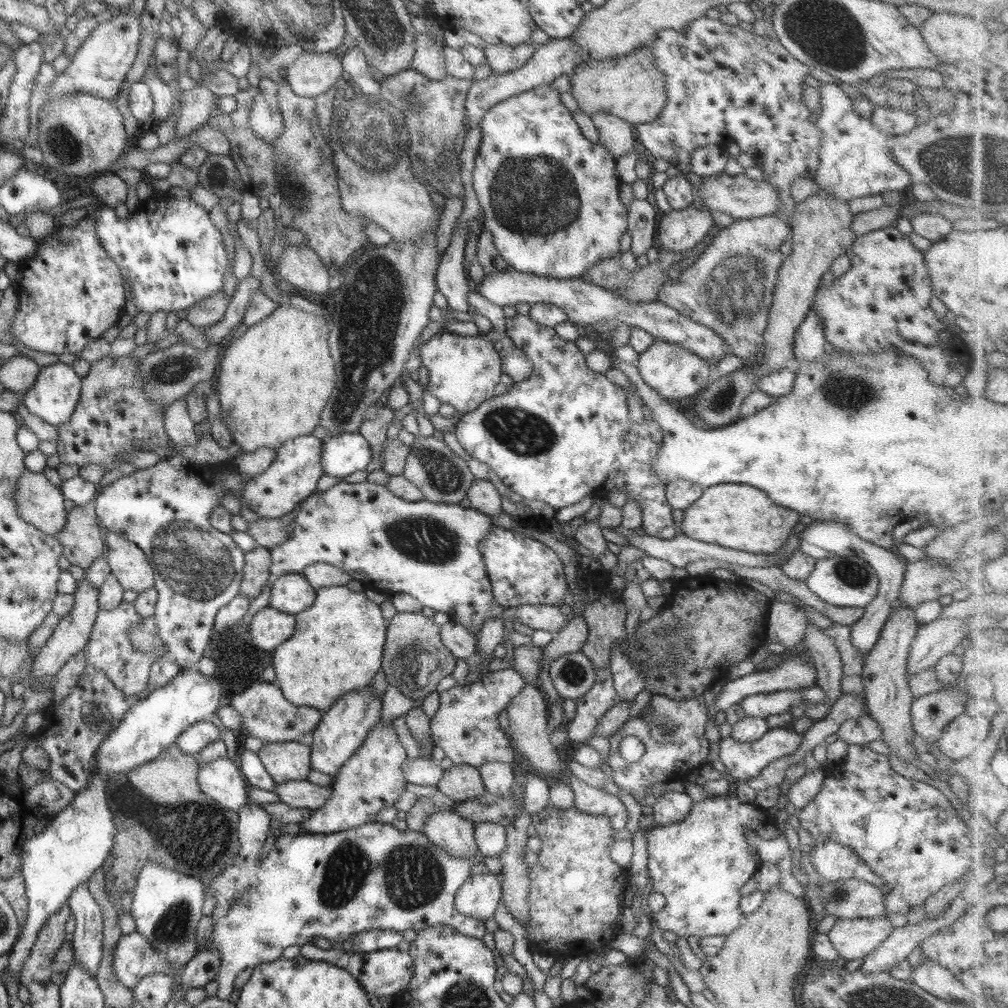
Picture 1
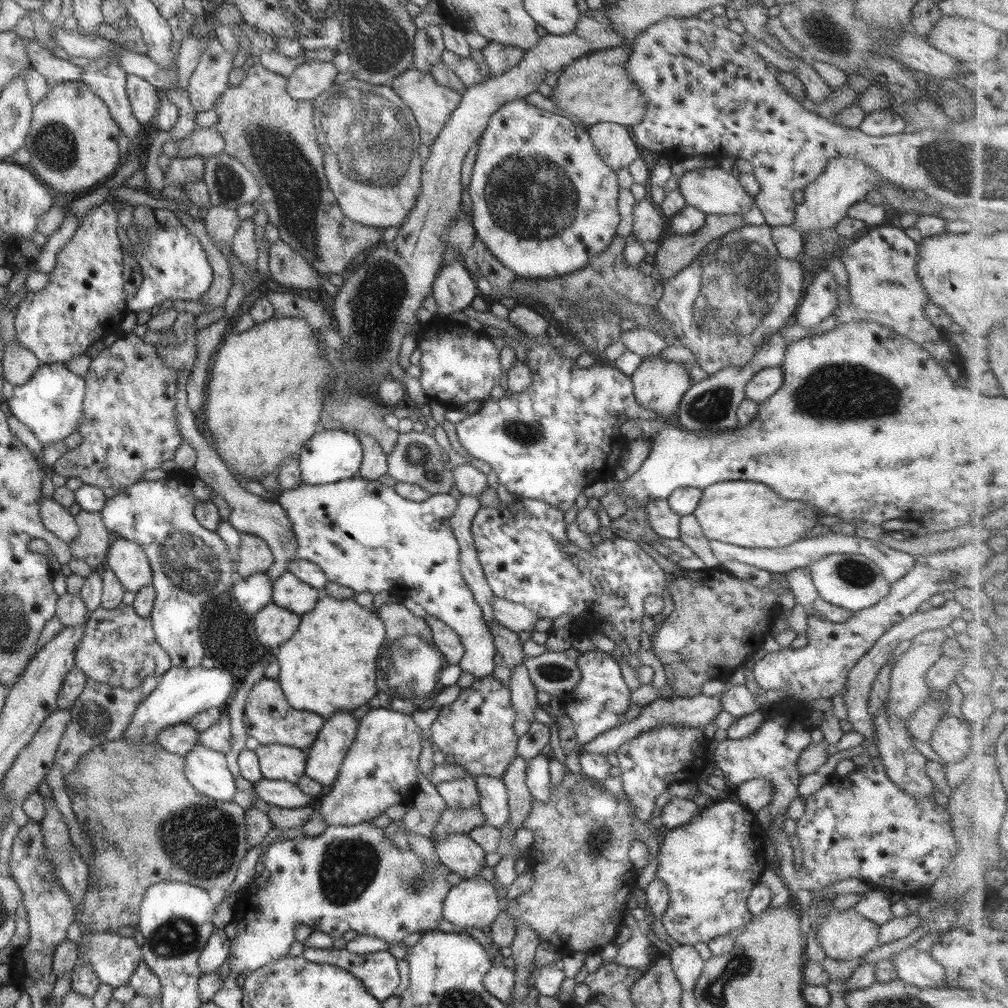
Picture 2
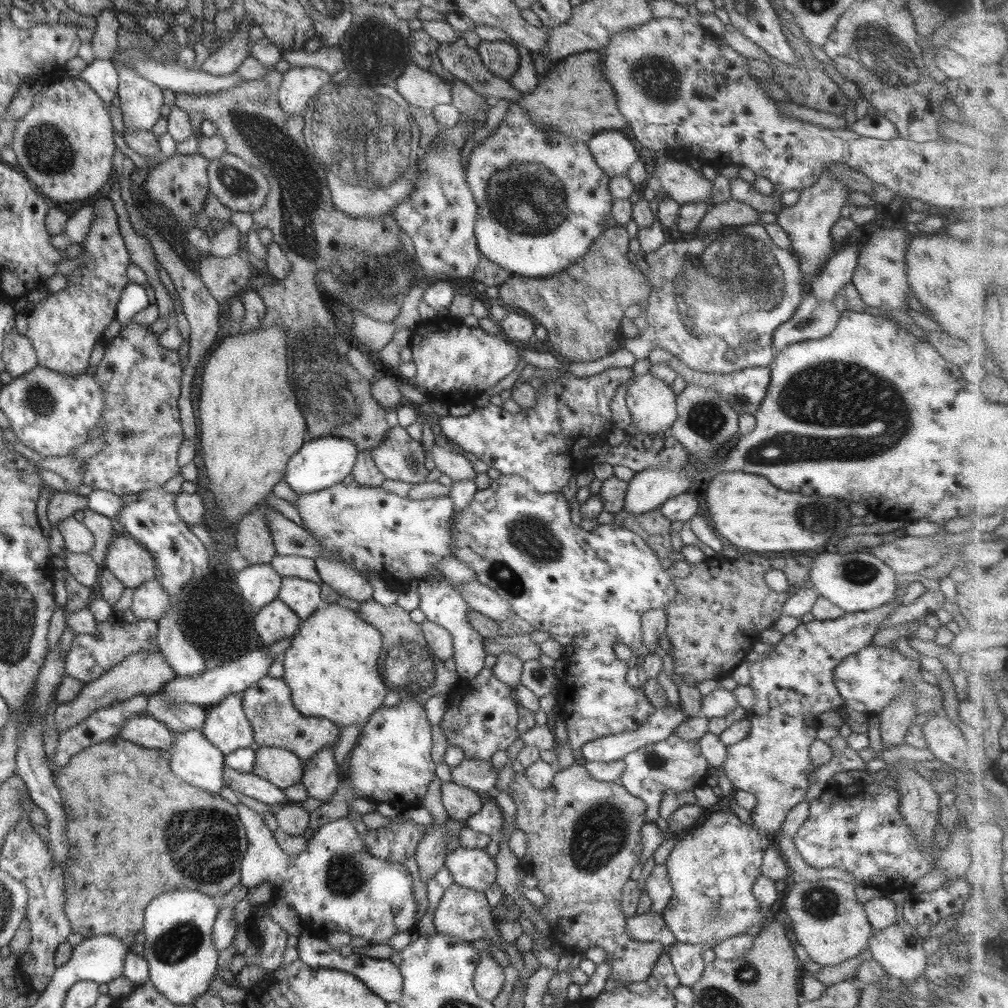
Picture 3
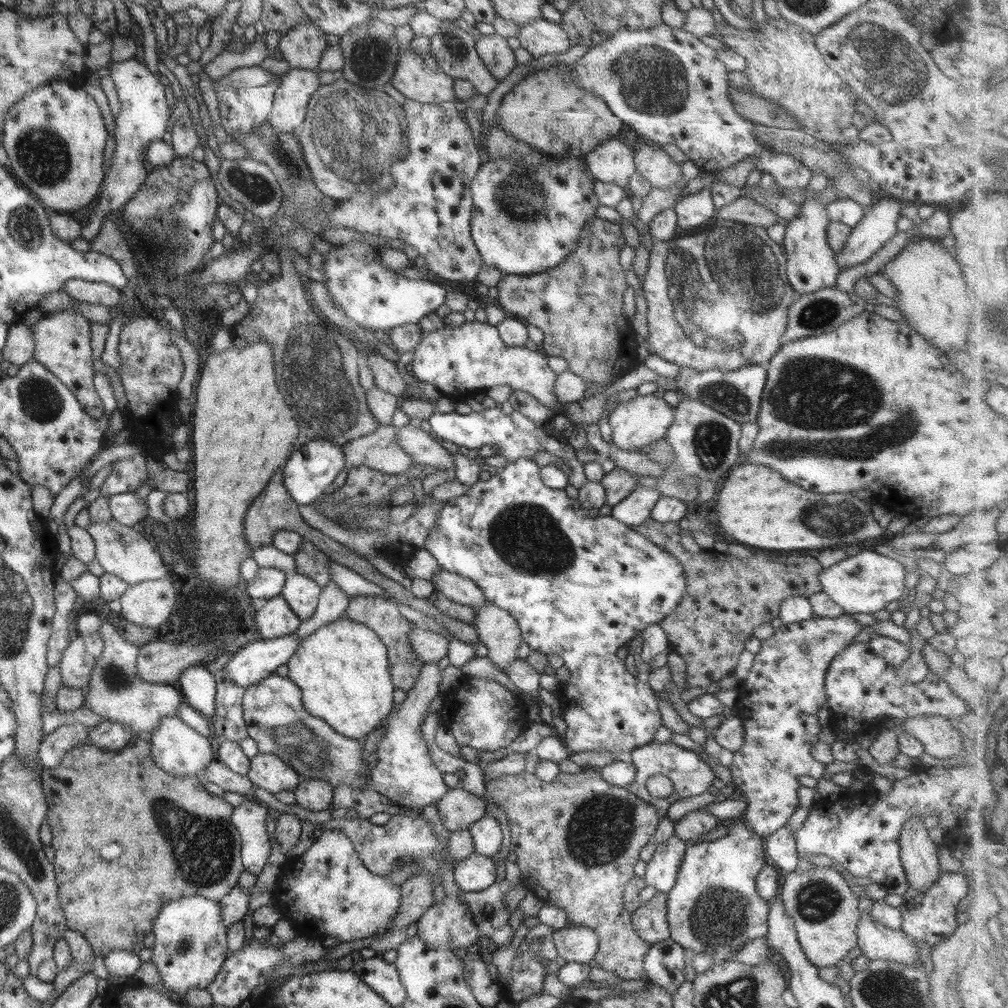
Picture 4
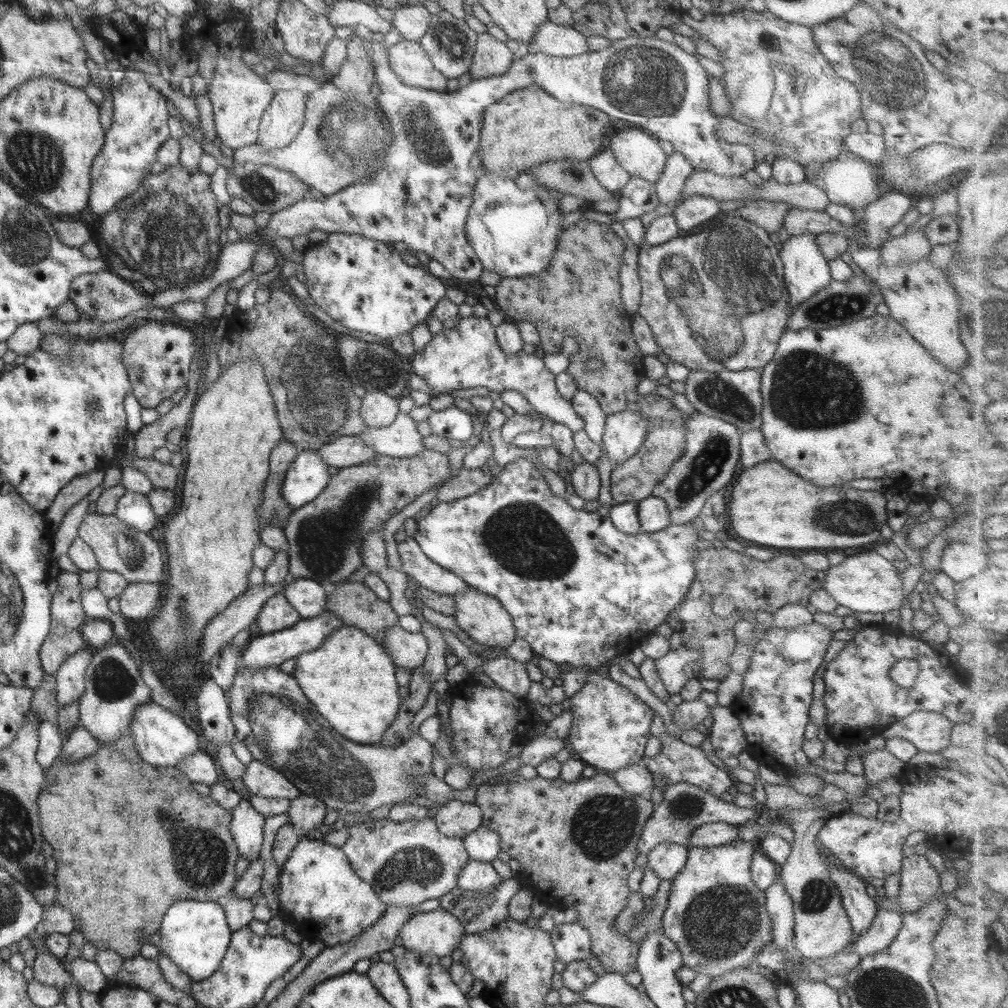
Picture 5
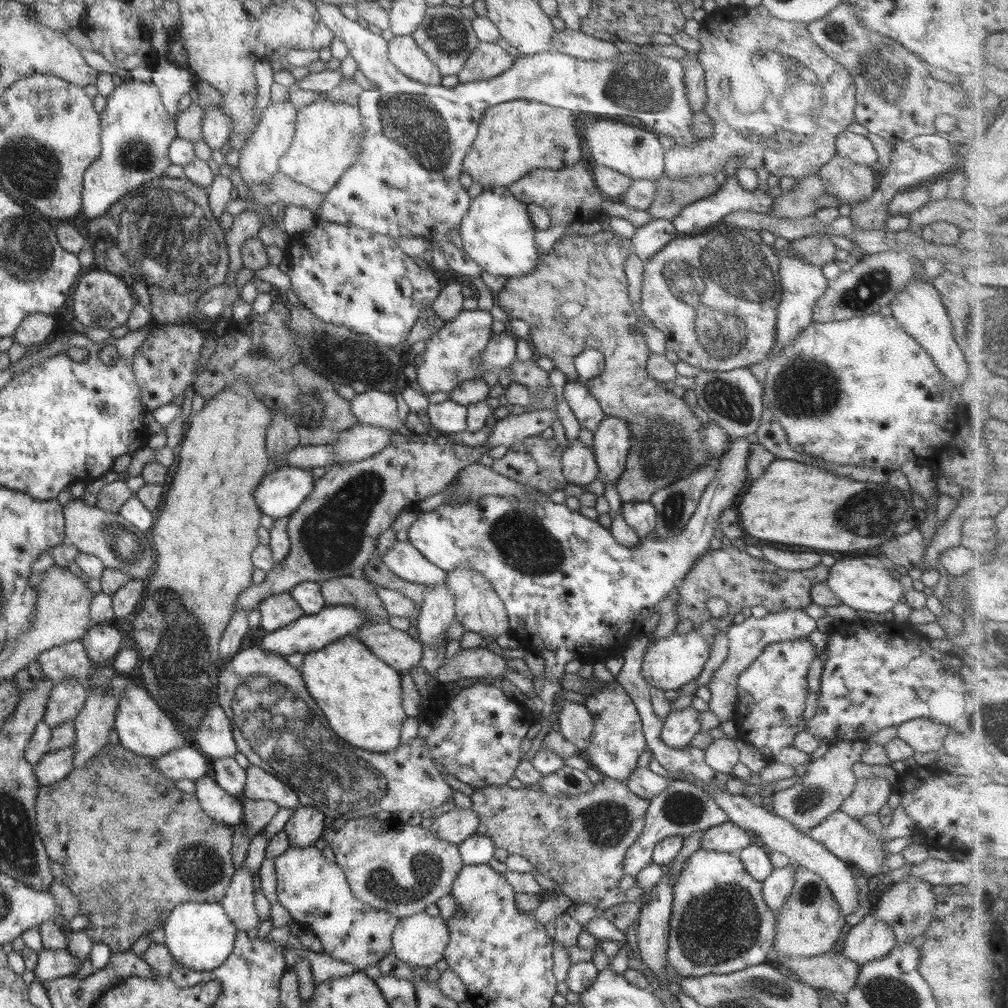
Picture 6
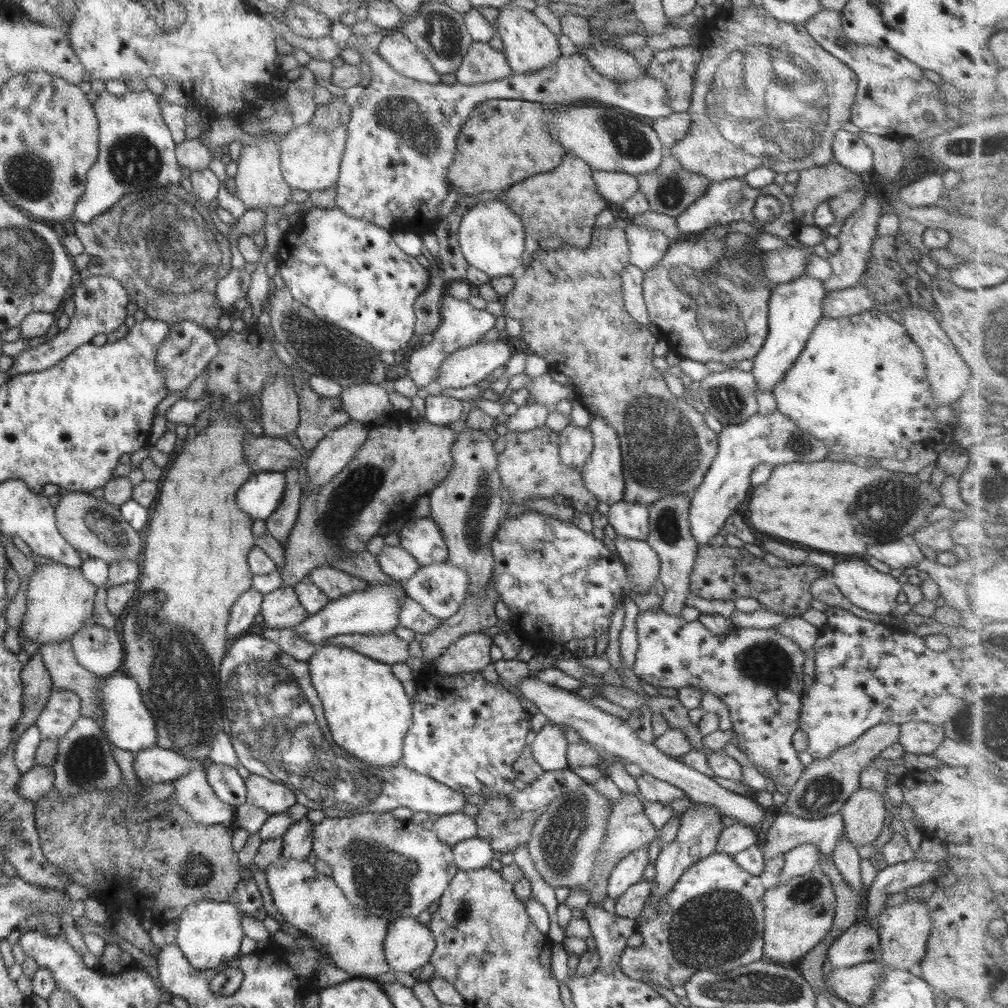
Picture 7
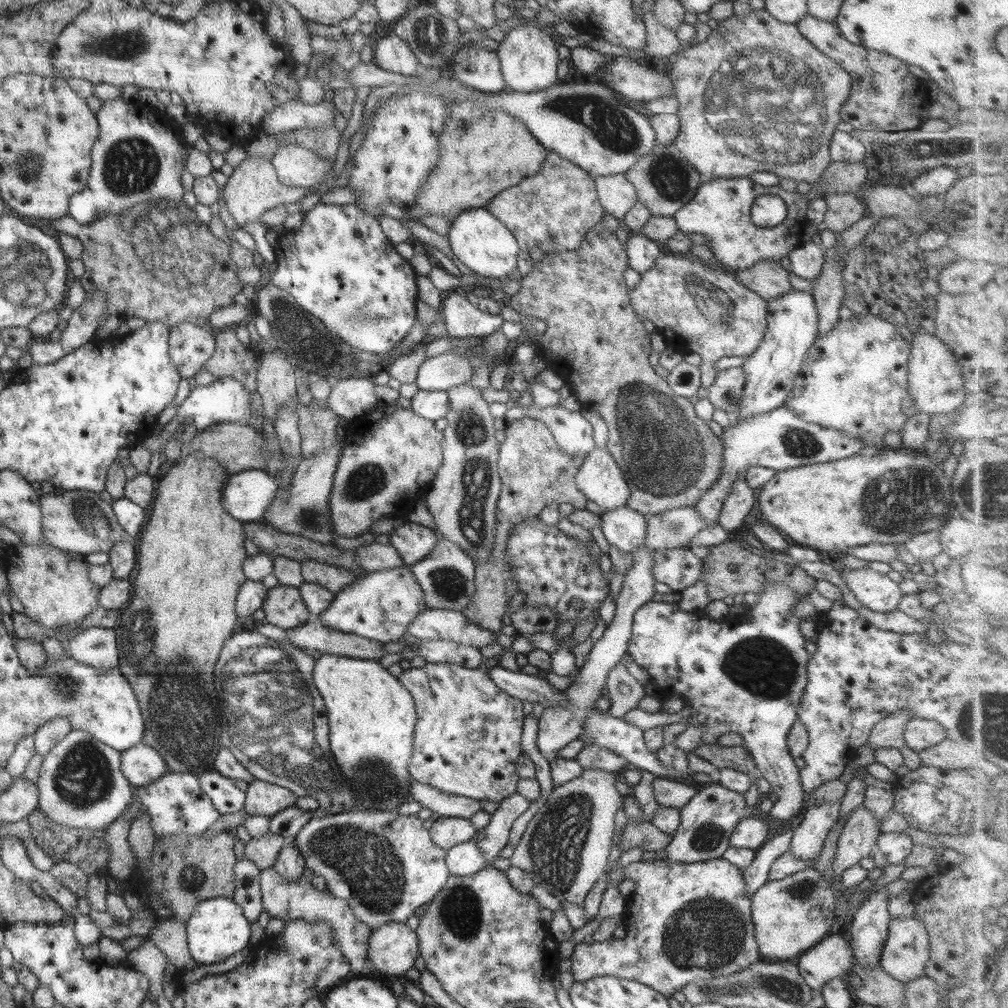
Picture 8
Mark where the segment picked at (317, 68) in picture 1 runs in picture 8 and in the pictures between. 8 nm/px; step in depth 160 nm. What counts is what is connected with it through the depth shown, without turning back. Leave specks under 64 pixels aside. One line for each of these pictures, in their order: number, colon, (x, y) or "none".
2: (311, 78)
3: (299, 84)
4: (291, 99)
5: (284, 118)
6: (259, 158)
7: (259, 181)
8: (253, 187)

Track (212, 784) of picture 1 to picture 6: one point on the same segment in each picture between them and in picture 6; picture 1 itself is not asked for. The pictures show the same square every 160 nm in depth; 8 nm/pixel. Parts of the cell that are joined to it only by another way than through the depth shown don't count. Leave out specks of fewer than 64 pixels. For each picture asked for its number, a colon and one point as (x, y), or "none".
2: (206, 769)
3: (194, 759)
4: (178, 749)
5: (161, 737)
6: (143, 727)

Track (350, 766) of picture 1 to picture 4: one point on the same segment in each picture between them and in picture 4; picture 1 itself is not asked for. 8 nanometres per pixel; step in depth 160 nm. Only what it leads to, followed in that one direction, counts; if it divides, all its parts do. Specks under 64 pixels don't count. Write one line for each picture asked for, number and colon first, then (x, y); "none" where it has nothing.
2: (379, 770)
3: (391, 763)
4: (404, 773)

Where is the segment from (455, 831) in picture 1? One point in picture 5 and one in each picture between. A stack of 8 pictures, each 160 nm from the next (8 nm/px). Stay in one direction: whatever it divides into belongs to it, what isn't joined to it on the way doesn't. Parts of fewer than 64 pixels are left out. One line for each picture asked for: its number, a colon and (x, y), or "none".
2: (457, 852)
3: (474, 869)
4: (475, 873)
5: (476, 877)

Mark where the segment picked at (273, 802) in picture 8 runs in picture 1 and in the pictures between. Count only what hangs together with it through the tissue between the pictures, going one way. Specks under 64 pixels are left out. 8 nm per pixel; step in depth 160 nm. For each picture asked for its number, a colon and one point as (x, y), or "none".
1: (285, 761)
2: (277, 762)
3: (282, 768)
4: (269, 771)
5: (261, 779)
6: (260, 785)
7: (273, 798)

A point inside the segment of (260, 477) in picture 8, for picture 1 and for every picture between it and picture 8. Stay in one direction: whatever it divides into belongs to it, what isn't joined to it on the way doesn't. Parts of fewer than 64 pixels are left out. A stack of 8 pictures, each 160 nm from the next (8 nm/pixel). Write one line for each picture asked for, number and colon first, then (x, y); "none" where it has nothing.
1: (343, 454)
2: (329, 456)
3: (322, 462)
4: (308, 472)
5: (308, 475)
6: (280, 492)
7: (259, 496)

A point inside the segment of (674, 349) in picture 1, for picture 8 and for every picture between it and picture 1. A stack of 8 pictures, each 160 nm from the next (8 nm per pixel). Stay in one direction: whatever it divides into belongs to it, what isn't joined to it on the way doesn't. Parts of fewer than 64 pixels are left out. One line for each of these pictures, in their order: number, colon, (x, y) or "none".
2: (659, 385)
3: (651, 402)
4: (645, 419)
5: (624, 432)
6: (611, 444)
7: (603, 476)
8: (599, 478)

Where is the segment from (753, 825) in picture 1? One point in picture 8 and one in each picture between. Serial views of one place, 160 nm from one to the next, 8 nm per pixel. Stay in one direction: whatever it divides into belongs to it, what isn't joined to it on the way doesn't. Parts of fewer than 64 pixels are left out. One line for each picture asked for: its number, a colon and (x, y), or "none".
2: (711, 865)
3: (712, 869)
4: (714, 908)
5: (715, 915)
6: (719, 924)
7: (712, 920)
8: (684, 922)

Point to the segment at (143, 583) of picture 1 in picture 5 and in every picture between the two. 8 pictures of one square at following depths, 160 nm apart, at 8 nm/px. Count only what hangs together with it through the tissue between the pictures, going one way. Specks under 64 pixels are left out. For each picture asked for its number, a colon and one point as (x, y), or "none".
2: (130, 563)
3: (131, 562)
4: (121, 550)
5: (120, 548)

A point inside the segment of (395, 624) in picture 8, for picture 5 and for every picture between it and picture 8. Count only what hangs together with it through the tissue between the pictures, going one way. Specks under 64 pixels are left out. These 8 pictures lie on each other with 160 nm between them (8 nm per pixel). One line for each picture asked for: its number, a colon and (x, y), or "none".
5: (271, 650)
6: (311, 632)
7: (374, 610)

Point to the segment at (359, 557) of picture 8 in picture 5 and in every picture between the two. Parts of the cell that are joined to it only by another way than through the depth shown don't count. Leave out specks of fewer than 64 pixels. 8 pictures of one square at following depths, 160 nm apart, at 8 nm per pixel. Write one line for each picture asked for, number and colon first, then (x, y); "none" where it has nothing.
5: (414, 562)
6: (401, 558)
7: (394, 561)

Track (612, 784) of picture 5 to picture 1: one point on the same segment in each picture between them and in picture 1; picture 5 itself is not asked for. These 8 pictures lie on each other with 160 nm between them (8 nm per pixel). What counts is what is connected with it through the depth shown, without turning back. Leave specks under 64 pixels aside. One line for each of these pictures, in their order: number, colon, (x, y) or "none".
1: (575, 897)
2: (582, 874)
3: (584, 839)
4: (578, 838)

